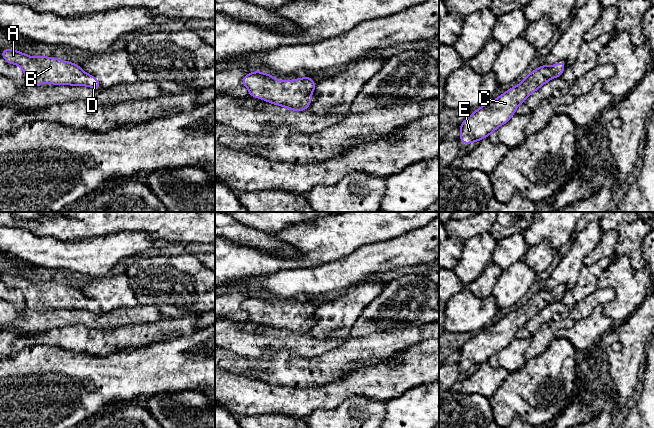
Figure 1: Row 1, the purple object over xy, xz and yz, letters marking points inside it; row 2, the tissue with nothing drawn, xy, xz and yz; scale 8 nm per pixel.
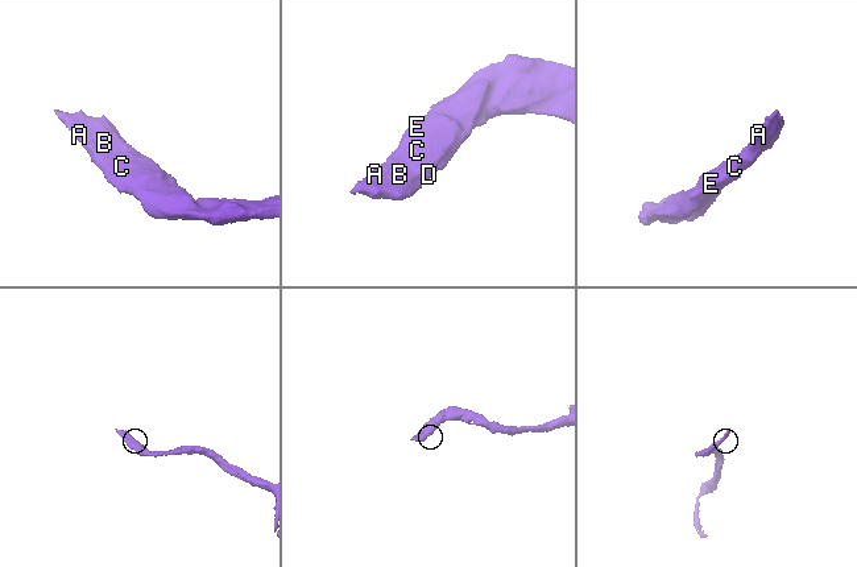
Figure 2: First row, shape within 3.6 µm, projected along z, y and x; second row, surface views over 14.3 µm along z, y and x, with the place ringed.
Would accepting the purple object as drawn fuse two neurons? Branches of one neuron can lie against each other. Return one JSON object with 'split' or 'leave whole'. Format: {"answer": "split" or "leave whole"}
{"answer": "leave whole"}

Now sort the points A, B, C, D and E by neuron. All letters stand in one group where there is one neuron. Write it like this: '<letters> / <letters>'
A B C D E

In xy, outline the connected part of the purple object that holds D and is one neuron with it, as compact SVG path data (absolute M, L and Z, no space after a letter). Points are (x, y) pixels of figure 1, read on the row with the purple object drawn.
M3 49L0 52L7 63L21 67L26 82L32 86L55 84L101 89L96 77L84 72L73 62L66 62L55 57L30 57L14 49Z

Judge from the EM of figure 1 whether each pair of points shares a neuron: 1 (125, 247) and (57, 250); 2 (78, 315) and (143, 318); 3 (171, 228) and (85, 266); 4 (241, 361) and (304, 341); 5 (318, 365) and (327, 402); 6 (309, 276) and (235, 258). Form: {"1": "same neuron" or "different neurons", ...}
{"1": "same neuron", "2": "same neuron", "3": "different neurons", "4": "different neurons", "5": "different neurons", "6": "different neurons"}

